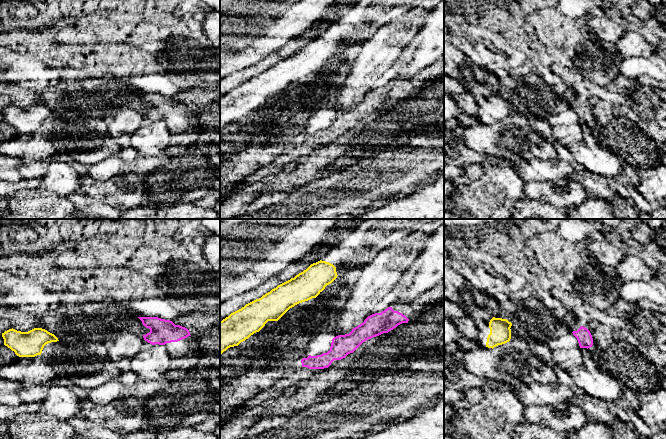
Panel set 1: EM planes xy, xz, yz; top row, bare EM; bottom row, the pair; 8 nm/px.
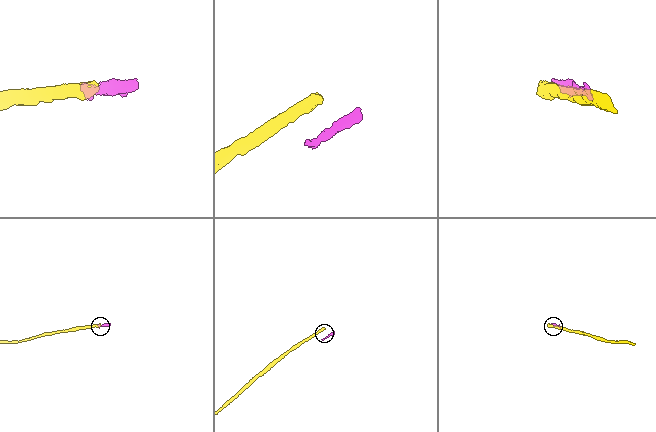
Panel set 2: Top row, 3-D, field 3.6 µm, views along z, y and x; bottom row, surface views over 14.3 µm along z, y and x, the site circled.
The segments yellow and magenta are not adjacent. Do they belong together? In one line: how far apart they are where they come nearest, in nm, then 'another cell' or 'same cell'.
360 nm apart; another cell

